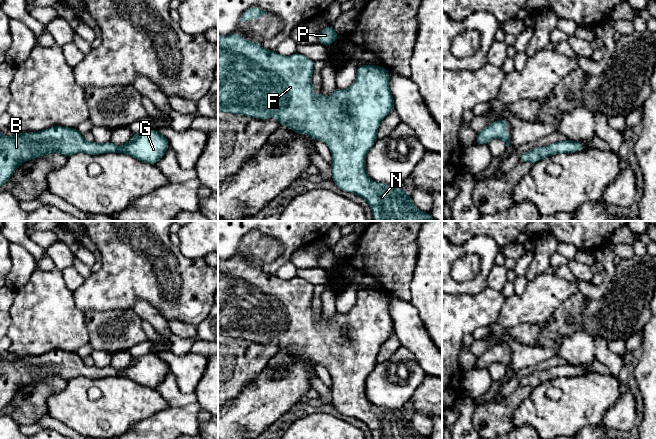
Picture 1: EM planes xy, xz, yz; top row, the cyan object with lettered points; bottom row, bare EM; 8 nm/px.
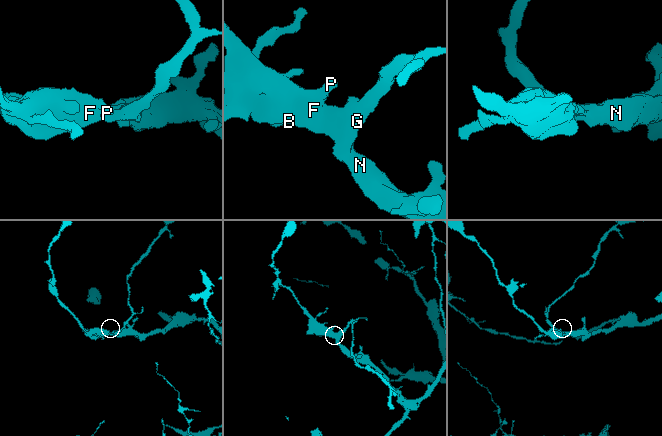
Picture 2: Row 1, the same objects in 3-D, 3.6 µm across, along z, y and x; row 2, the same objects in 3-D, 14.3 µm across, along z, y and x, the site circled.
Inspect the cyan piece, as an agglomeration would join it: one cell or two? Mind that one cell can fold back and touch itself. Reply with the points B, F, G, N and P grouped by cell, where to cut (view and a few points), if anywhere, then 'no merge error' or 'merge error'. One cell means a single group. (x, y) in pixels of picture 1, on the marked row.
B F G N P; no cut; no merge error

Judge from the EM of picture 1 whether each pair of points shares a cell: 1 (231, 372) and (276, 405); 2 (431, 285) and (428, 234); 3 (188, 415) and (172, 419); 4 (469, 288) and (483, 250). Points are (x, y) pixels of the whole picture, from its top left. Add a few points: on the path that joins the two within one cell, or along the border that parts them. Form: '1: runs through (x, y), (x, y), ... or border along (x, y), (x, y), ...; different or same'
1: border along (264, 367), (235, 397), (230, 399); different
2: runs through (431, 272), (430, 247); same
3: runs through (184, 419), (176, 419); same
4: runs through (478, 279), (484, 272), (484, 259); same

